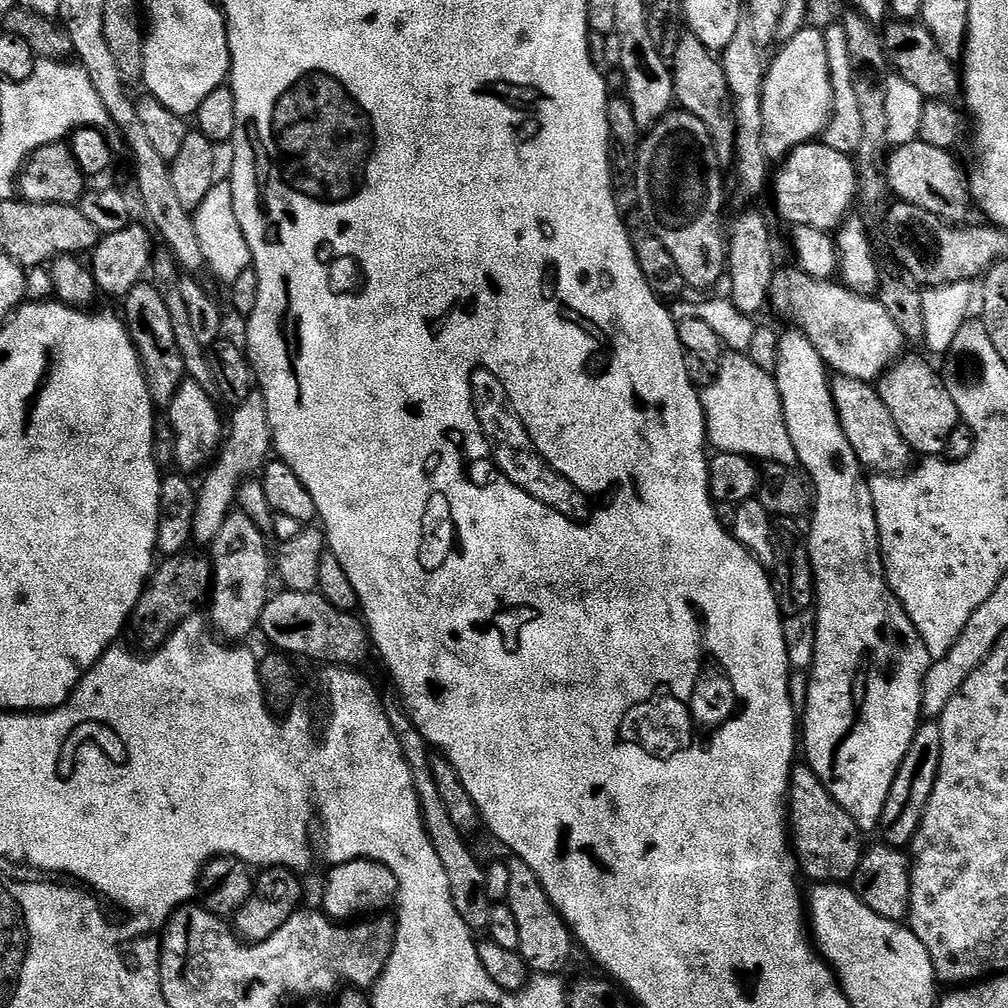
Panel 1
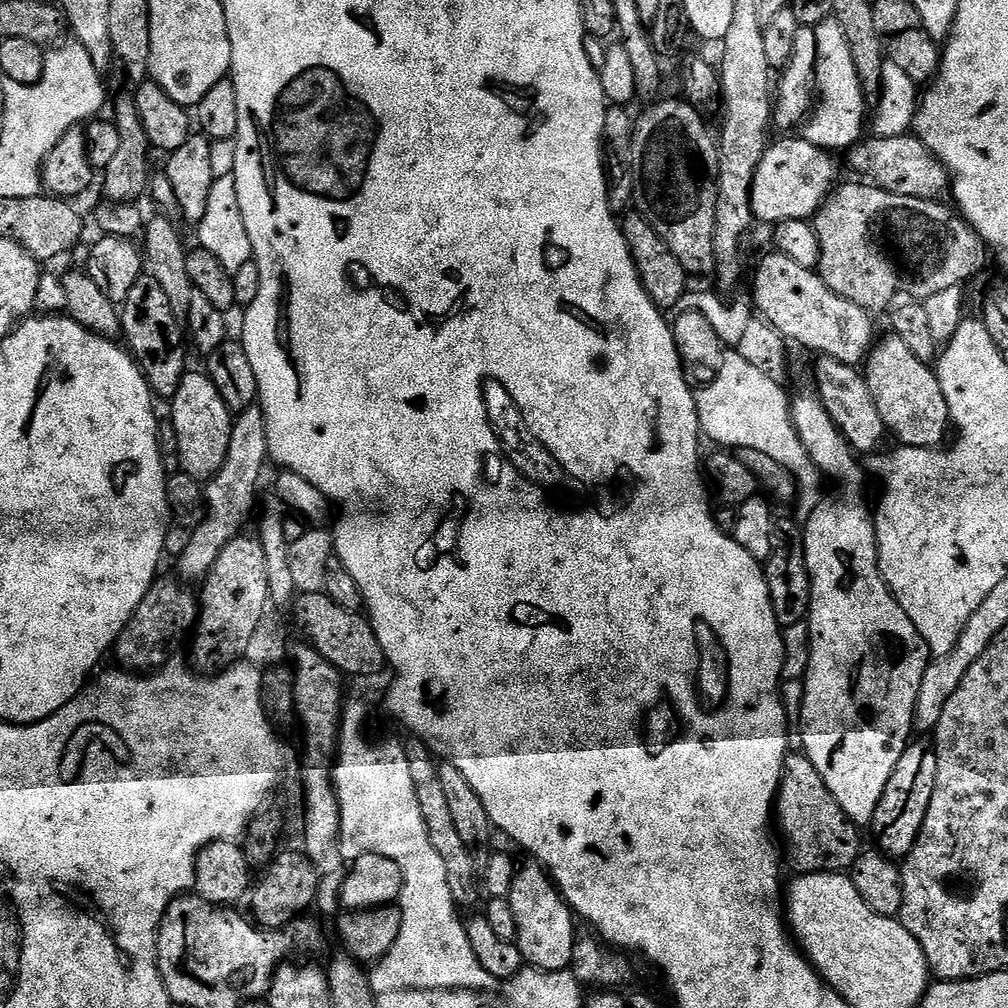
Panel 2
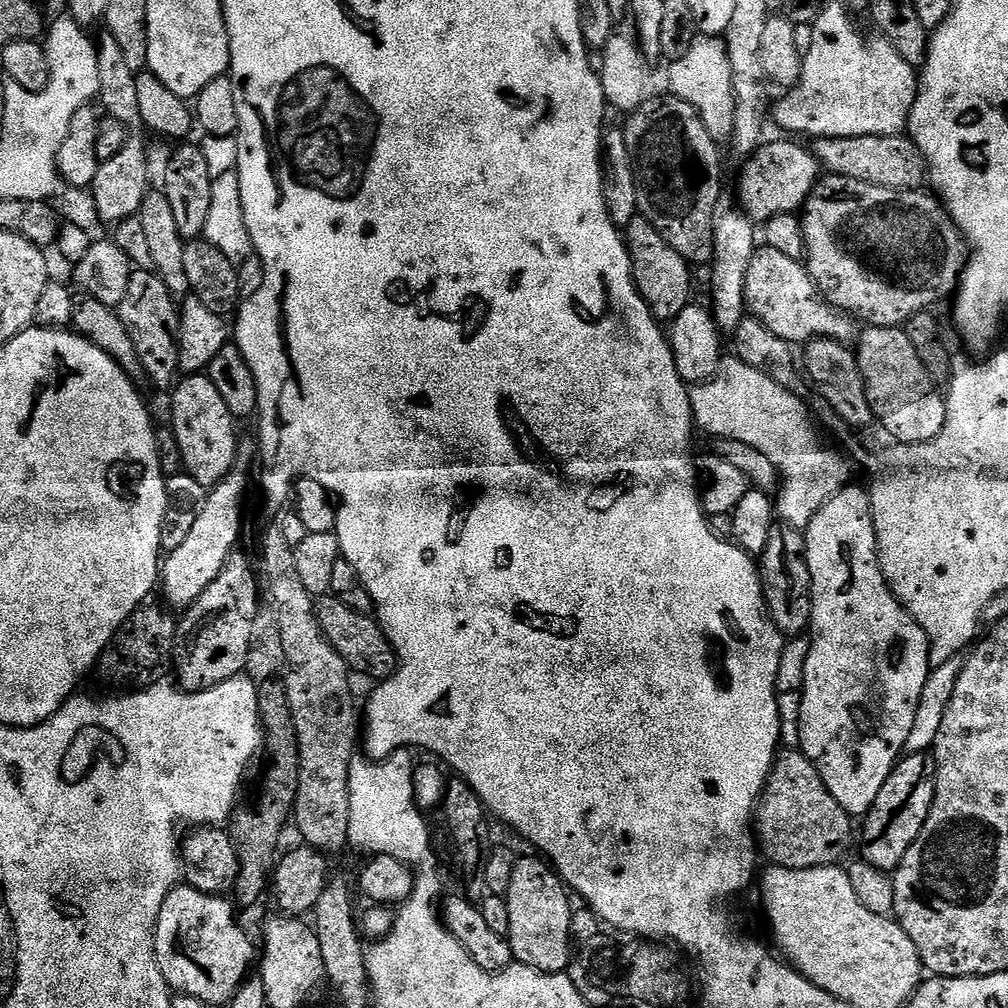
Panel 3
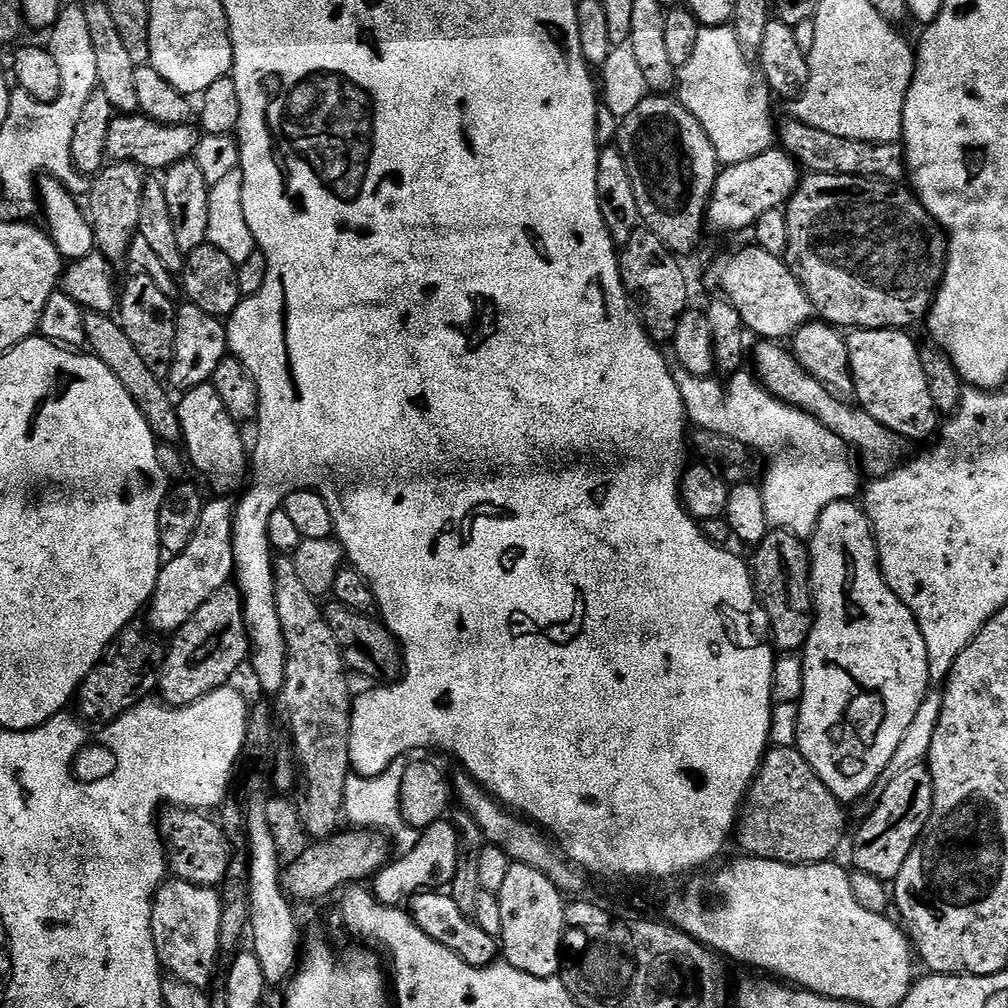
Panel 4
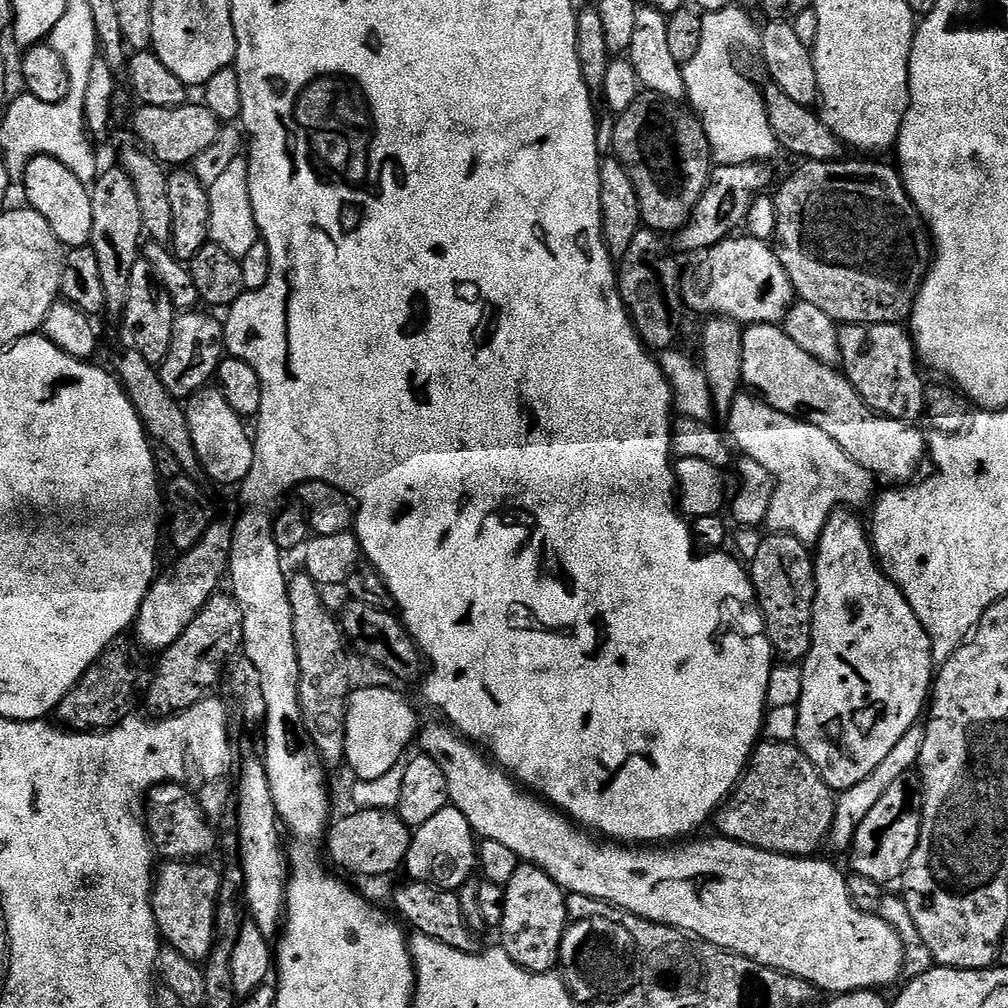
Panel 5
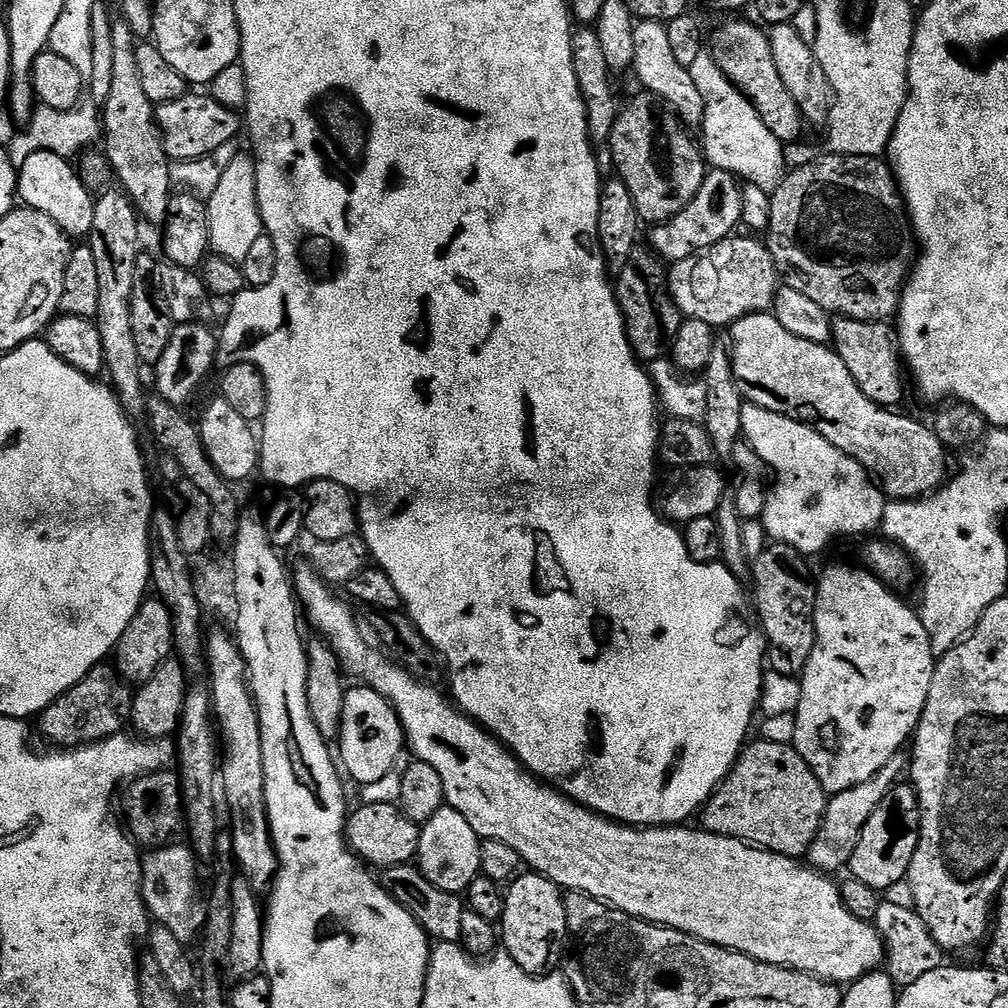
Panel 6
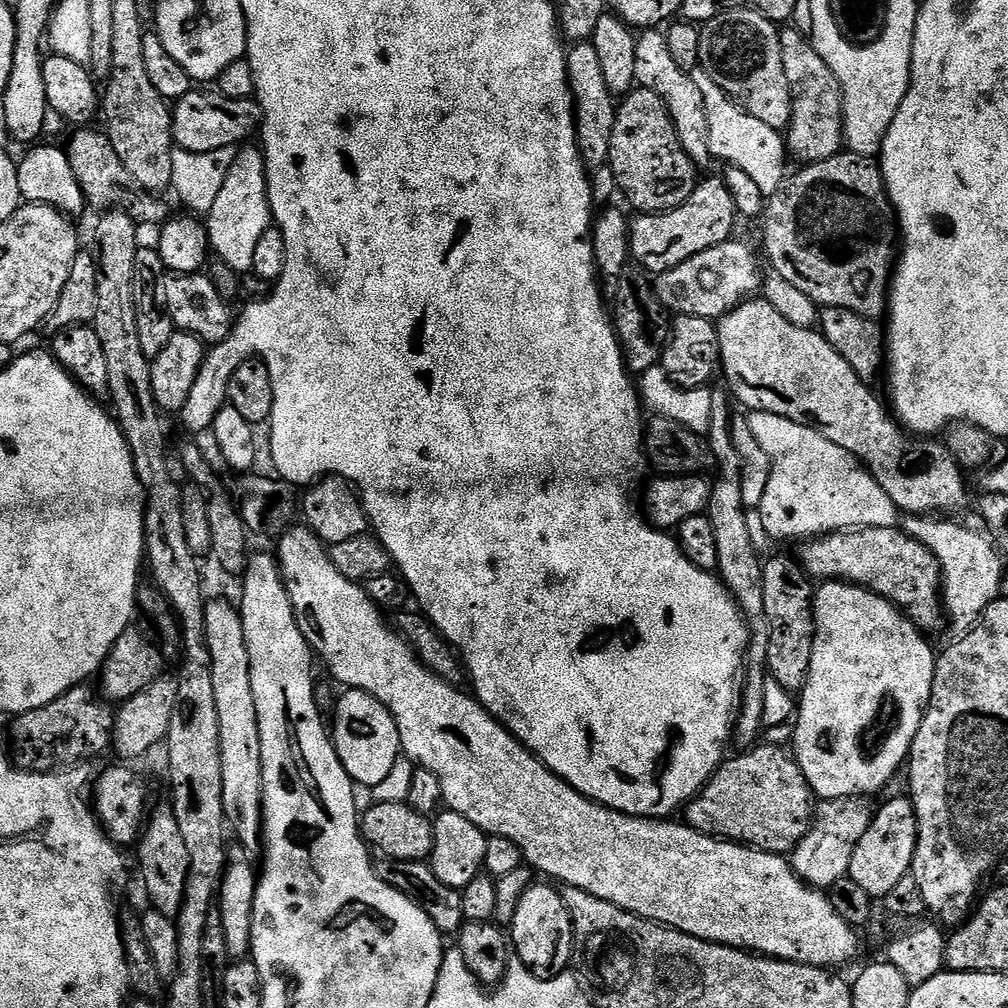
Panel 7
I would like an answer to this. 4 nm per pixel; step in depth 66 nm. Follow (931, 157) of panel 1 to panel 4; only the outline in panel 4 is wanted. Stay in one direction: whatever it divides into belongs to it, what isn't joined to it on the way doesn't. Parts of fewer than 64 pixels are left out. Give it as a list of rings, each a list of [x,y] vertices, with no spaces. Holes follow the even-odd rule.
[[[788,118],[784,125],[779,125],[778,144],[801,169],[807,170],[809,173],[874,176],[893,182],[903,181],[906,176],[904,146],[900,142],[871,144],[854,138],[838,138],[834,134],[826,134],[826,130],[811,128],[802,120]]]

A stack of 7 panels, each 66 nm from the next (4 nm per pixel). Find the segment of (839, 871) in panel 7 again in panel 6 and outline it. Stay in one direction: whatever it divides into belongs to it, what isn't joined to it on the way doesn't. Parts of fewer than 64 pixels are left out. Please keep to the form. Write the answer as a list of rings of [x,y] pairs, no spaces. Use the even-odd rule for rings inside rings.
[[[903,751],[896,752],[894,758],[890,758],[890,762],[882,766],[882,770],[878,770],[878,774],[874,774],[866,782],[850,790],[835,793],[829,799],[826,814],[822,818],[822,826],[806,857],[811,867],[815,868],[817,872],[836,874],[839,868],[847,869],[851,865],[854,849],[858,847],[858,838],[862,838],[862,826],[870,822],[870,814],[874,814],[878,806],[882,806],[882,798],[886,798],[889,790],[896,787],[898,781],[903,777],[900,775],[903,772],[905,775],[909,764],[909,757]]]

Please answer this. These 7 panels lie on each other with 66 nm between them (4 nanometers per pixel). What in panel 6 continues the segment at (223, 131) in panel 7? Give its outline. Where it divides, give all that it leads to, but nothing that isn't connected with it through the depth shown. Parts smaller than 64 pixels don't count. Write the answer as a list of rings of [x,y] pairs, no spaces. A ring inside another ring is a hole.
[[[186,94],[174,102],[155,105],[156,124],[160,127],[160,137],[169,160],[193,160],[214,154],[218,146],[226,146],[226,142],[237,139],[242,132],[242,116],[235,108],[222,106],[222,102],[214,102],[211,94],[192,96]]]

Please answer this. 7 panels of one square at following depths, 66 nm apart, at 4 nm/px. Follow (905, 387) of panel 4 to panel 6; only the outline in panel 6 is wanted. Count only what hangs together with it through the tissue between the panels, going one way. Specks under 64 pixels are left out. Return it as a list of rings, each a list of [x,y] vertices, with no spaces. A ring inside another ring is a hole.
[[[837,315],[832,321],[830,344],[836,349],[838,358],[846,362],[846,370],[850,370],[854,382],[858,382],[858,390],[862,390],[870,402],[883,408],[895,409],[904,400],[906,372],[902,367],[897,333],[893,329],[891,332],[888,327],[884,322],[855,320],[849,316]]]

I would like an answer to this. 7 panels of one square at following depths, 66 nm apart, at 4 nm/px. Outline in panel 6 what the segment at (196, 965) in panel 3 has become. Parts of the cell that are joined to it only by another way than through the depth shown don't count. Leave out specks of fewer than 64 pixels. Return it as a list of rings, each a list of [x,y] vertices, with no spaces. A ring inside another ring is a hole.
[[[169,842],[163,848],[154,848],[143,853],[142,894],[148,915],[159,927],[170,930],[174,938],[188,946],[204,931],[205,897],[200,896],[200,864],[195,852],[187,843]]]

